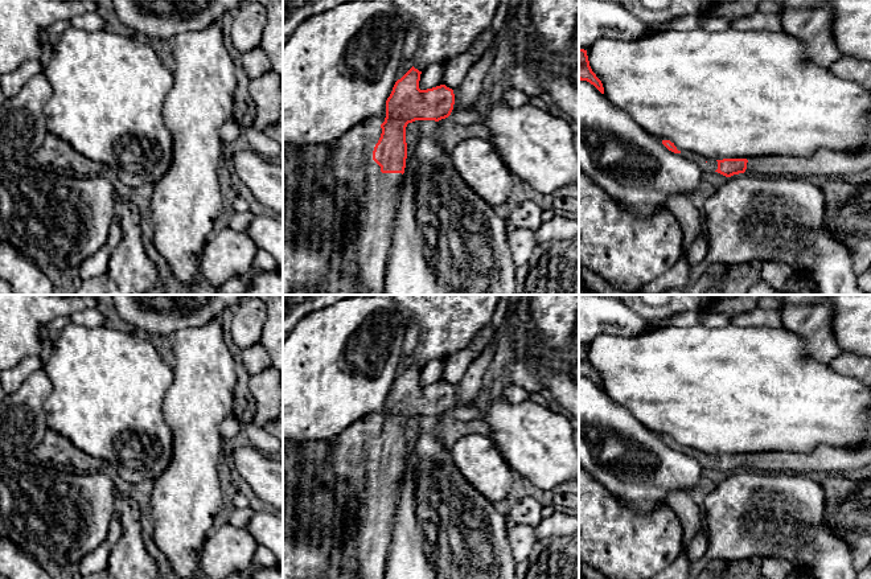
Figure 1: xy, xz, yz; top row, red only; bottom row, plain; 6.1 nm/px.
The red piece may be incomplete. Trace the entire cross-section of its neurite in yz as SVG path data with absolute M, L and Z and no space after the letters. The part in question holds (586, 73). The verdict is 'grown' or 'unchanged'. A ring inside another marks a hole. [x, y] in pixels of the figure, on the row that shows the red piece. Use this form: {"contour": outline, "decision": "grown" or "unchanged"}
{"contour": "M579 49L579 79L587 81L593 85L601 94L604 94L604 87L601 81L592 71L587 56L587 50Z", "decision": "unchanged"}

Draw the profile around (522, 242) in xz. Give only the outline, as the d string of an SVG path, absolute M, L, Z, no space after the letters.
M519 227L508 233L508 242L515 267L523 266L538 246L535 233L529 229Z

